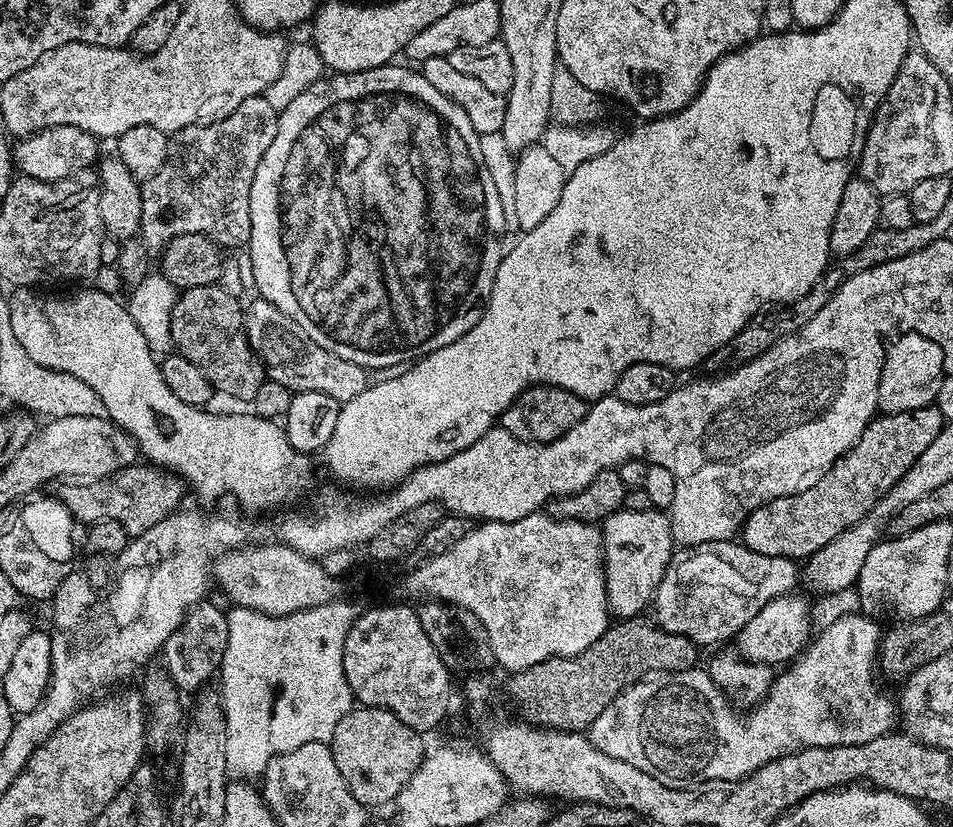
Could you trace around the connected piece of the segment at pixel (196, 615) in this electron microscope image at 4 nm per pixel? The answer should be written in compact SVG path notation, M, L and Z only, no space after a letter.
M201 602L192 607L191 612L174 634L166 638L162 649L163 667L173 684L184 694L195 694L209 683L208 680L217 675L220 663L226 654L226 638L228 637L228 618L225 609L216 604Z

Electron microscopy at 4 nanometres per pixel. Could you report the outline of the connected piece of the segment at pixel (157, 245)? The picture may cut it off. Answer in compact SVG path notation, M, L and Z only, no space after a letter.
M261 94L246 98L245 102L242 102L242 106L238 106L234 110L234 114L230 114L224 119L215 120L213 124L195 124L189 128L183 128L171 133L166 162L162 162L162 170L158 170L158 174L154 174L154 178L143 181L140 186L140 193L142 194L142 222L140 223L139 239L144 241L149 257L159 257L164 247L175 236L181 236L182 234L202 234L203 236L209 236L224 250L229 250L228 248L243 249L247 245L250 238L250 186L254 182L254 174L258 170L258 162L262 162L262 154L266 154L266 150L270 150L270 143L274 142L274 137L278 132L279 121L279 111L274 109L268 103L266 97Z

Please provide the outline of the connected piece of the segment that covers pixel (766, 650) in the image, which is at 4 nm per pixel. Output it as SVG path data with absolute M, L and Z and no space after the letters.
M796 595L780 596L762 606L762 610L758 610L758 614L754 614L754 618L750 618L750 622L746 622L746 626L742 626L734 638L735 651L745 660L752 660L756 664L791 665L809 643L813 635L812 628L814 629L813 609L809 602L807 604L802 597Z

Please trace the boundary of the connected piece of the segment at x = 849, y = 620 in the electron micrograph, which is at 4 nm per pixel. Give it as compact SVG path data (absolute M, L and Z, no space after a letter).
M863 614L848 615L838 618L836 622L825 627L815 639L807 645L806 651L791 666L785 667L784 672L775 677L772 688L766 694L766 698L755 708L751 709L747 715L741 714L734 707L731 700L725 696L717 684L708 677L707 671L703 667L697 666L685 672L665 672L655 678L645 678L639 684L633 684L631 688L625 688L598 714L598 718L592 723L590 729L590 739L602 754L610 754L610 758L618 758L622 762L630 762L630 766L638 766L638 770L646 770L650 778L658 778L658 782L665 784L667 788L687 788L693 784L701 784L707 780L742 780L746 776L753 776L762 766L774 762L783 756L789 756L795 752L800 752L803 748L829 748L830 746L854 746L862 742L870 742L874 738L884 736L887 732L893 731L898 724L898 704L880 689L880 684L876 681L878 677L878 653L880 651L880 638L882 628L879 628L877 621L873 617Z

